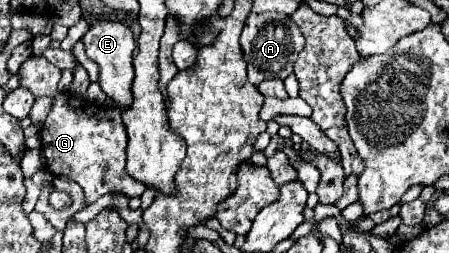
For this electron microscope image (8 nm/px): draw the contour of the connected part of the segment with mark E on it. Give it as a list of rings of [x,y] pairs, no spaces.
[[[98,21],[94,25],[90,25],[90,29],[86,31],[86,35],[82,37],[84,45],[86,45],[86,55],[98,65],[100,69],[100,87],[102,91],[120,107],[126,109],[132,105],[134,97],[132,97],[132,79],[134,79],[134,67],[132,67],[132,53],[136,49],[132,31],[118,21]]]

